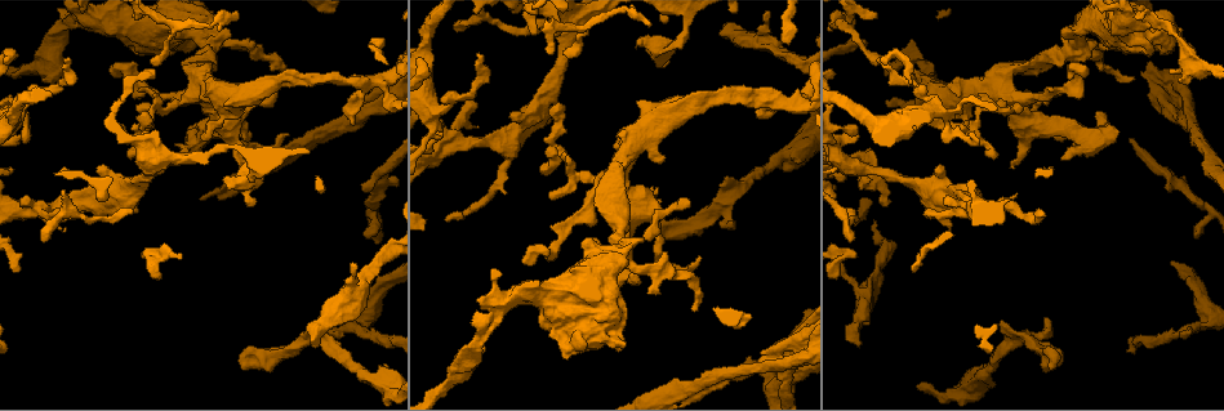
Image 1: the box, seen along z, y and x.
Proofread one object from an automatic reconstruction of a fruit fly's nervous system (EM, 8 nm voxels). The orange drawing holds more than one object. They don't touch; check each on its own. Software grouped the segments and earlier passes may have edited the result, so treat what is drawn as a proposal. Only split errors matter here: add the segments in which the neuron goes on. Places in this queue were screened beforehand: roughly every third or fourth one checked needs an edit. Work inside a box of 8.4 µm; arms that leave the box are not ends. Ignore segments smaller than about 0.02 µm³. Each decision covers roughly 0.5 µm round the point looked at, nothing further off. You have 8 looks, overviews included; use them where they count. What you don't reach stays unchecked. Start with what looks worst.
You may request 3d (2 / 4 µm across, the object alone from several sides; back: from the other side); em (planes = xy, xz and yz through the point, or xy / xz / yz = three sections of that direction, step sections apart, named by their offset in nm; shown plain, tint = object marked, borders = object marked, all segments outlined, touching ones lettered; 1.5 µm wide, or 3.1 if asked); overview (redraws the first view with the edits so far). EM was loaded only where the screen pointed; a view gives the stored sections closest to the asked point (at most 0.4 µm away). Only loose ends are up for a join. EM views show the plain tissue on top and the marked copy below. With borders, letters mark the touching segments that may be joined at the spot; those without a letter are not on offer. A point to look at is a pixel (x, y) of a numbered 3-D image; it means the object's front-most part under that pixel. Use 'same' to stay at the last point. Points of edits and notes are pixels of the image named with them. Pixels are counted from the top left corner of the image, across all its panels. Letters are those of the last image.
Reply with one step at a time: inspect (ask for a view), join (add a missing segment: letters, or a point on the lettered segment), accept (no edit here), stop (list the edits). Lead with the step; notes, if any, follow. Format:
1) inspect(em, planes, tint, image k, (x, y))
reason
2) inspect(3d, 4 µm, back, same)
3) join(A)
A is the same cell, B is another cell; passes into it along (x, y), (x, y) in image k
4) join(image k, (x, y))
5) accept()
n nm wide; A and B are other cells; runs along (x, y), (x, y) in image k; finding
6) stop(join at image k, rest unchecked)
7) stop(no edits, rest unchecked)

inspect(em, planes, borders, image 1, (1045, 318))
branch stops here

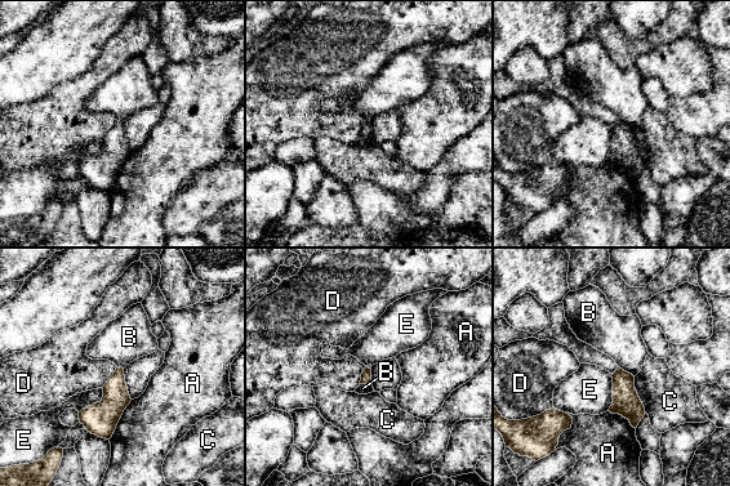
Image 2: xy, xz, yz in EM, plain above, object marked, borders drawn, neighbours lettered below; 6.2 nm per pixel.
accept()
A, B, C, D and E are other cells; border along (116, 366), (102, 387) in image 2; no lettered segment goes on from it

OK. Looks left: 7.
inspect(em, planes, borders, image 1, (656, 191))
an open end

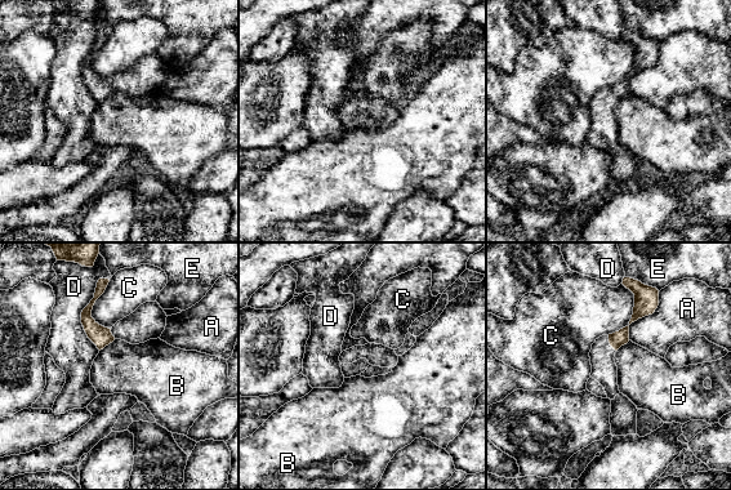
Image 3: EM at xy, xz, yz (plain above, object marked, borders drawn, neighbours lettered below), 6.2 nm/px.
accept()
A, B, C, D and E are other cells; border along (622, 283), (633, 313), (607, 334) in image 3; no lettered segment goes on from it

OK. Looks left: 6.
inspect(em, xy, step 4, borders, image 1, (1196, 235))
an open end

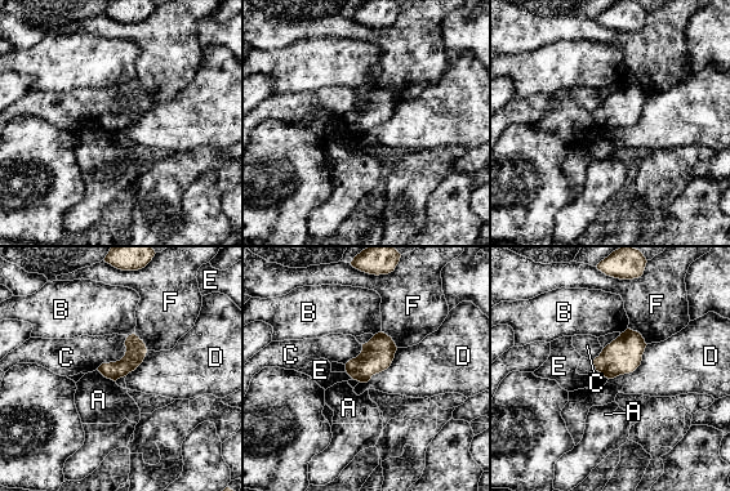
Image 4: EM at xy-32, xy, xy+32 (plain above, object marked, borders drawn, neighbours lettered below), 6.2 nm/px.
inspect(em, planes, borders, same)
cut it another way

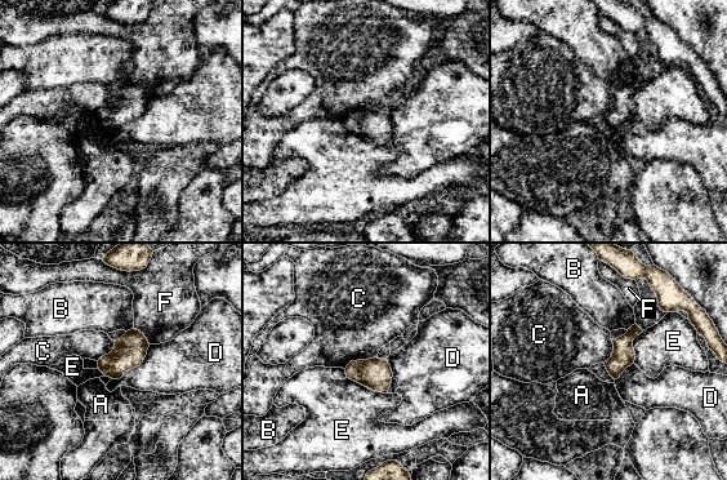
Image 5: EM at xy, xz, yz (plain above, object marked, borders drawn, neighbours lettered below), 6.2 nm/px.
accept()
D touches over 320 nm; A, B, C, D, E and F are other cells; border along (150, 345), (138, 365), (112, 380) in image 5; none of them fits

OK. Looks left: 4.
stop(no edits, rest unchecked)

